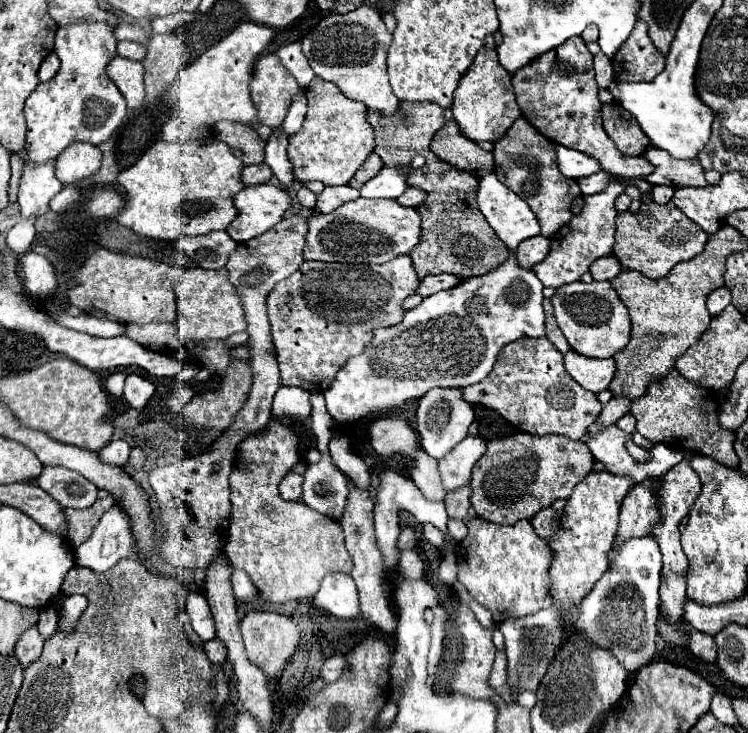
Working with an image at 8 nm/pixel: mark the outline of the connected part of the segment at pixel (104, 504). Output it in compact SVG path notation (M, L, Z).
M105 497L105 499L99 499L95 505L91 505L89 509L85 511L73 511L73 509L65 509L67 511L67 517L71 521L71 535L73 535L73 541L75 541L75 547L79 543L83 543L87 539L87 535L91 535L91 531L95 529L95 525L99 523L99 519L103 517L105 509L113 505L113 499L111 497Z

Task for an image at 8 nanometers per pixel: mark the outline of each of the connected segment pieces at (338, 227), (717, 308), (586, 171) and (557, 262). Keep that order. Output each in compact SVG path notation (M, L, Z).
M355 199L333 213L311 217L305 237L303 257L307 261L327 263L387 263L395 257L409 255L421 237L421 217L415 207L403 207L397 201L383 199Z
M725 287L711 291L707 297L707 309L711 315L719 315L729 303L731 303L731 293Z
M555 145L555 149L557 149L559 169L561 169L561 173L565 177L581 179L581 177L587 177L587 175L603 171L603 167L599 165L599 161L587 157L585 153L579 153L575 149L567 149L563 145Z
M611 183L609 189L605 193L597 193L597 195L589 195L585 197L585 207L581 211L581 215L573 217L567 225L561 227L559 233L555 233L551 237L551 251L549 255L537 263L533 267L535 275L539 277L539 281L545 287L561 287L565 283L573 283L579 281L583 273L589 271L591 263L599 257L607 257L613 253L613 245L615 245L615 199L617 195L621 195L625 191L625 187L621 183Z

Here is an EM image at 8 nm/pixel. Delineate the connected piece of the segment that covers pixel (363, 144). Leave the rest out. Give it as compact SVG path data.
M315 77L305 91L309 109L303 121L303 129L289 137L287 157L295 169L295 179L301 183L321 181L323 185L347 185L355 175L355 169L373 153L375 137L367 121L367 105L351 101L339 93L337 85Z

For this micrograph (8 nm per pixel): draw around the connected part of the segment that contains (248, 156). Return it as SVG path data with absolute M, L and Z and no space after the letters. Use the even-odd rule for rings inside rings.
M219 121L215 125L215 137L227 143L231 149L241 149L245 165L263 163L265 141L259 137L255 129L235 121Z

